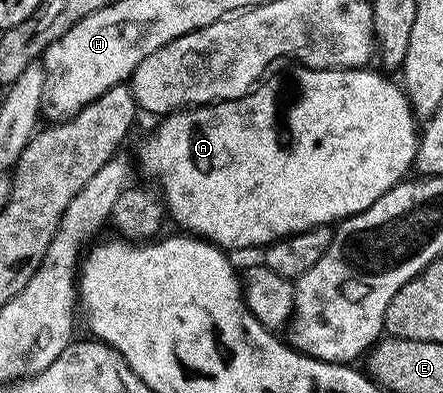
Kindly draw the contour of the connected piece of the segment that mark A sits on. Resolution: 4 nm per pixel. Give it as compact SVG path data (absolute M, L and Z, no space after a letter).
M372 67L364 68L307 68L305 76L301 76L301 104L293 108L293 116L289 116L289 124L277 124L277 116L273 116L273 92L261 92L257 87L237 100L221 100L217 104L198 104L195 108L183 108L169 113L160 121L161 124L141 144L135 154L139 172L150 176L152 183L159 189L168 212L178 224L178 229L186 233L200 236L222 250L229 248L264 249L284 236L294 236L296 232L306 232L308 228L319 228L340 222L346 216L354 216L367 206L371 206L383 193L391 190L402 179L410 175L413 159L417 153L419 139L419 121L413 115L413 107L409 105L409 97L405 89L396 79L388 80L380 71L372 72Z

